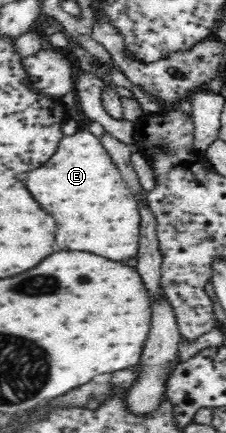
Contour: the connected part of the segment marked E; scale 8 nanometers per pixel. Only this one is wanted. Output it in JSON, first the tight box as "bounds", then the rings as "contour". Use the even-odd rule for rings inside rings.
{"bounds":[25,128,139,260],"contour":[[[78,128],[72,136],[62,136],[57,150],[59,152],[47,162],[47,166],[43,166],[41,170],[33,170],[33,174],[27,174],[25,178],[25,188],[29,190],[29,194],[41,204],[45,212],[53,212],[59,224],[55,234],[57,244],[69,250],[101,254],[109,260],[125,260],[129,256],[135,258],[139,242],[138,204],[100,138],[86,128]]]}

